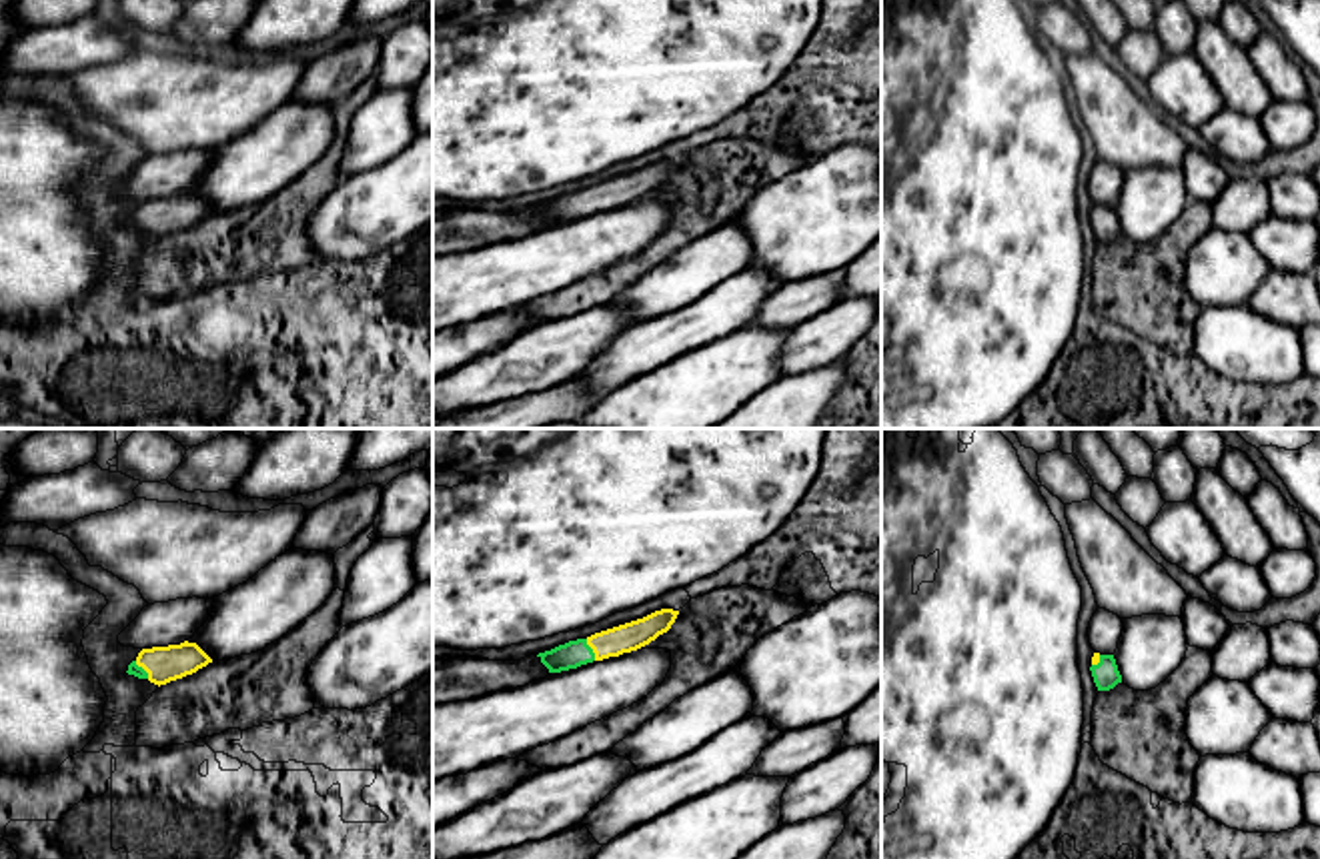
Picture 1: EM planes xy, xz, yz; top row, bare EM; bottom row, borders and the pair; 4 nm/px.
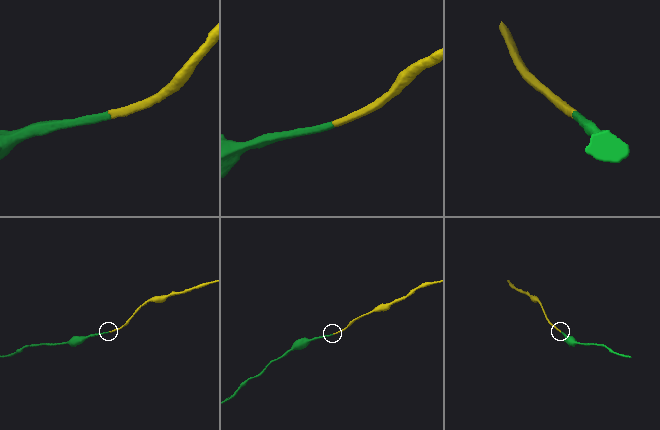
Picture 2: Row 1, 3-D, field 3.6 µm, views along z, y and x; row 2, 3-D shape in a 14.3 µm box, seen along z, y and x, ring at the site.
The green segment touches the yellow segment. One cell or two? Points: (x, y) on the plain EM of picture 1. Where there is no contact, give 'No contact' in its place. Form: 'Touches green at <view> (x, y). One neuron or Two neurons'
Touches green at xz (591, 201). One neuron

